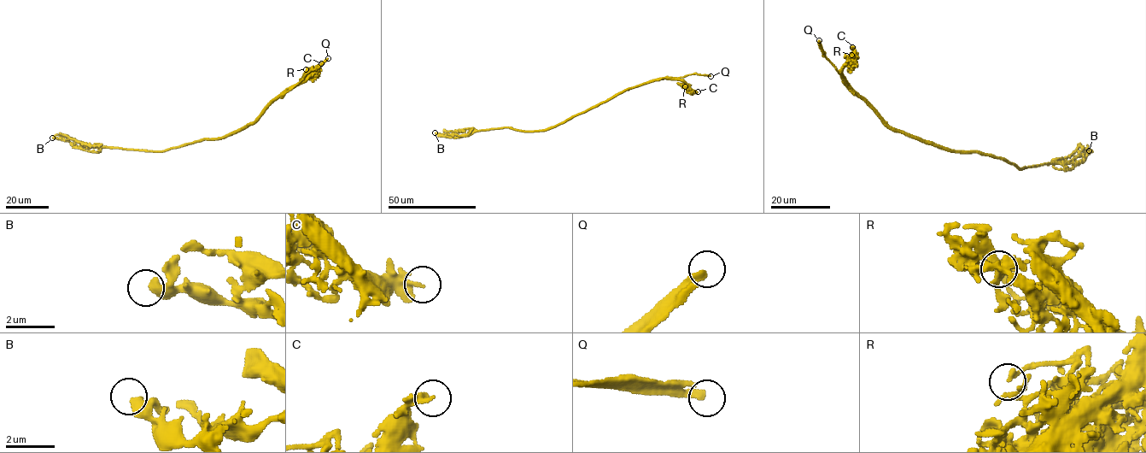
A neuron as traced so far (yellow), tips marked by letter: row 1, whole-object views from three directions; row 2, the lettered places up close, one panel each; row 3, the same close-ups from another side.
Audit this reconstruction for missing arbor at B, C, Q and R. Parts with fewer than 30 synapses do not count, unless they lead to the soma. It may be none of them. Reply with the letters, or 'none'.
Q

